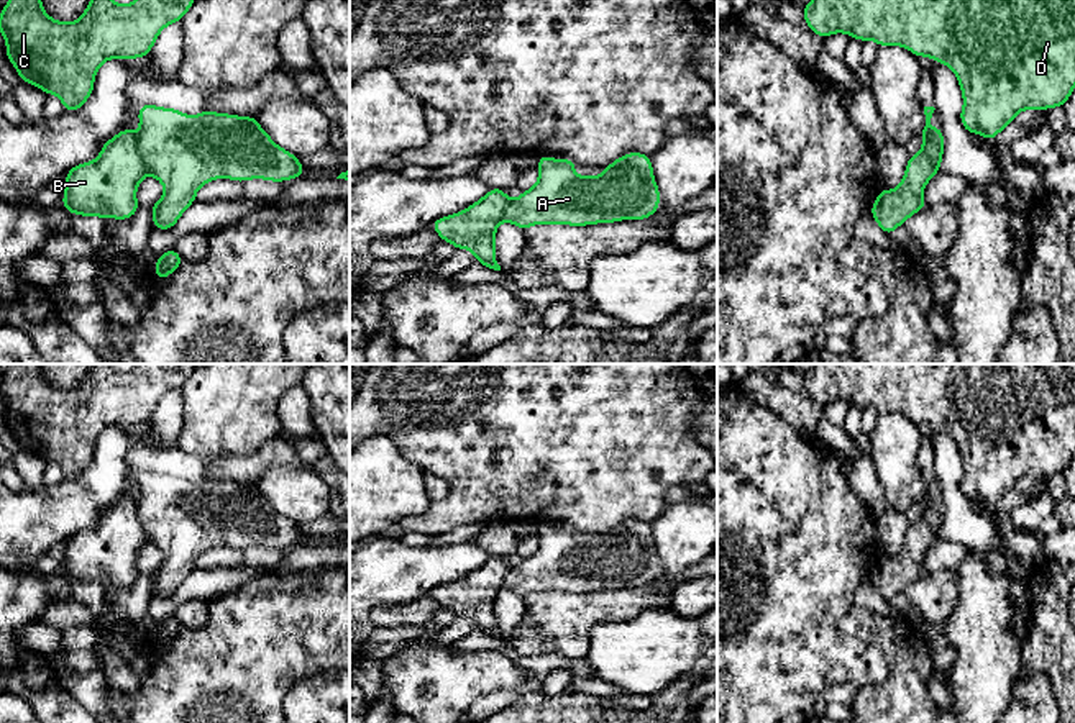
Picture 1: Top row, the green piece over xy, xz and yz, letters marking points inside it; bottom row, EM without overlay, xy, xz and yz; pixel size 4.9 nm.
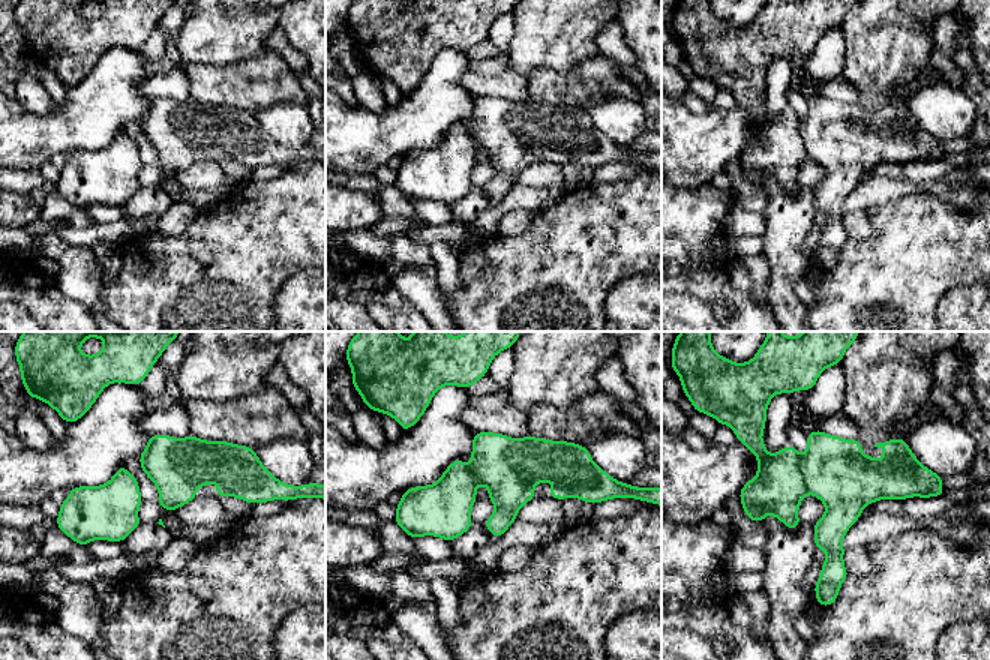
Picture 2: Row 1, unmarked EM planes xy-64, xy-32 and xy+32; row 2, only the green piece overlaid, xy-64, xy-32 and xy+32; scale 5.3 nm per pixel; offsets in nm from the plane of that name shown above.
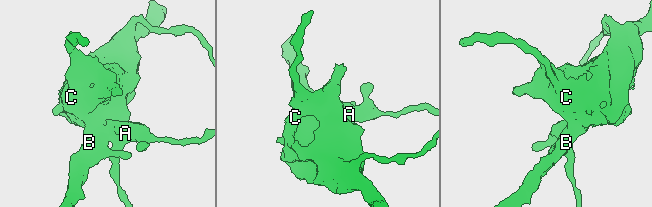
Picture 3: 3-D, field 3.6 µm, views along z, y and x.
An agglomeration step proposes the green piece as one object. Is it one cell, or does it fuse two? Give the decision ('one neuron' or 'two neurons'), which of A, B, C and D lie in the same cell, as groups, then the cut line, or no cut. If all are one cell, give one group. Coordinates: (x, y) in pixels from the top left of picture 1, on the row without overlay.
two neurons; A / B C D; cut in xy along (135, 500), (135, 513), (148, 541)

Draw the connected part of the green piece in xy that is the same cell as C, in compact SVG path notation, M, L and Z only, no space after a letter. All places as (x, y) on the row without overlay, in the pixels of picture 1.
M11 364L0 379L0 402L21 449L57 462L66 479L75 479L92 462L95 441L105 428L148 423L159 400L181 389L194 369L195 364L138 364L121 372L110 364L92 364L79 387L64 390L48 384L41 364Z

